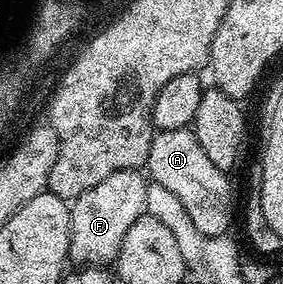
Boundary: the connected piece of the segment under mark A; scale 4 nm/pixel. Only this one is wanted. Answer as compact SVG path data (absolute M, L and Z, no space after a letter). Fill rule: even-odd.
M190 127L158 131L150 143L145 170L153 182L168 189L168 193L184 205L184 213L192 217L192 225L196 225L202 235L226 235L229 232L230 222L234 219L231 176L212 165L212 160L205 155L204 149L200 149L200 141L196 141Z

